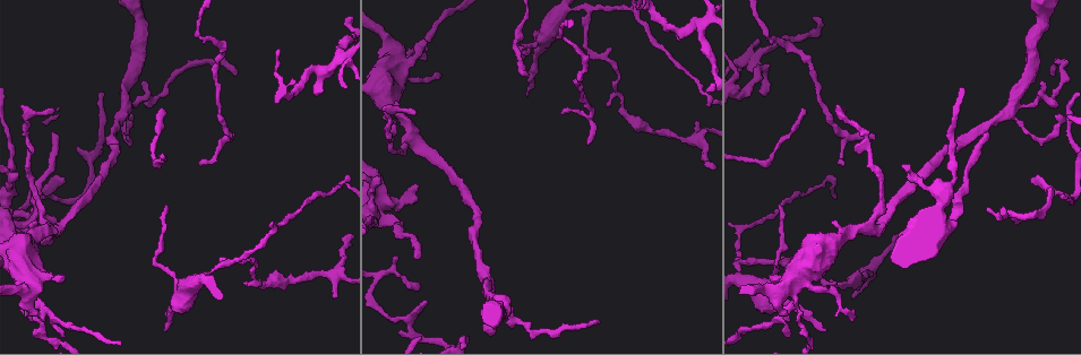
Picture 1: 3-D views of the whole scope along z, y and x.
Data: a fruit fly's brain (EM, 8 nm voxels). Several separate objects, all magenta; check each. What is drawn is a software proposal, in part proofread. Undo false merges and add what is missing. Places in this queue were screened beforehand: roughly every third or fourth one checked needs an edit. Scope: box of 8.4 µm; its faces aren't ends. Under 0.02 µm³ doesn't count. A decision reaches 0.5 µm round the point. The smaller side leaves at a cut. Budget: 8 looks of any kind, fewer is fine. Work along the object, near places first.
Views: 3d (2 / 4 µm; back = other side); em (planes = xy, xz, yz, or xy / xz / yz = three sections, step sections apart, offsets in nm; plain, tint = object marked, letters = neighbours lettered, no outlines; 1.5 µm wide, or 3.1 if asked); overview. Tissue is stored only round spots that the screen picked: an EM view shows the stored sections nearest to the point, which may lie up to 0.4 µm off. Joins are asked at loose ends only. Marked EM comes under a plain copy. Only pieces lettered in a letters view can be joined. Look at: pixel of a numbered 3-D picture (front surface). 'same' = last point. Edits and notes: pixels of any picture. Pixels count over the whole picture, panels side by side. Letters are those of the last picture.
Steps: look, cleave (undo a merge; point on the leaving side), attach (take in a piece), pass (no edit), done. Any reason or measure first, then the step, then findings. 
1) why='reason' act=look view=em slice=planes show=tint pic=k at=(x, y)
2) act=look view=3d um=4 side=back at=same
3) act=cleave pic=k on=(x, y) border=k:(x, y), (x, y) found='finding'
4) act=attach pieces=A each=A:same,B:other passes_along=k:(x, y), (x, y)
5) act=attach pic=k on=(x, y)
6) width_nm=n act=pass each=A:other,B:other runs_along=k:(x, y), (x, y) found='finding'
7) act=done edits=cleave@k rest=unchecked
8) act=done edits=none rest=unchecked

why='tapers out' act=look view=3d um=4 pic=1 at=(778, 206)

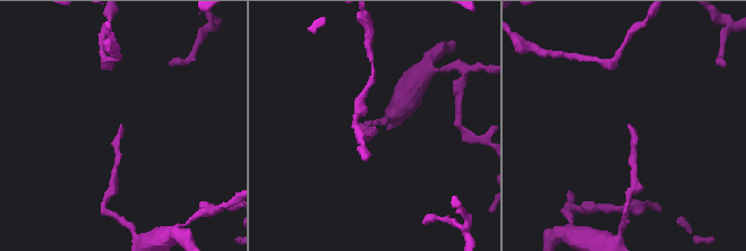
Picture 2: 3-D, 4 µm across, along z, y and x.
why='need the tissue' act=look view=em slice=xy step=8 show=letters pic=2 at=(121, 126)

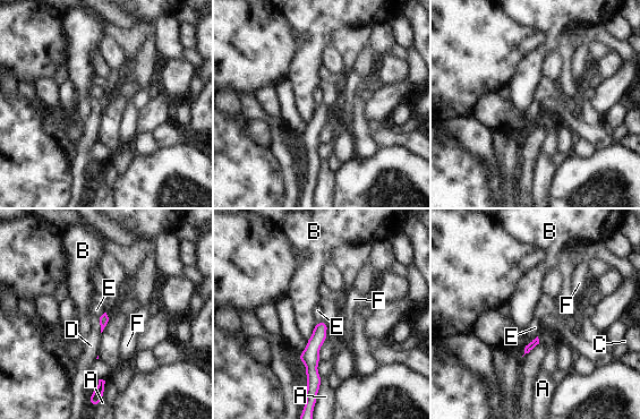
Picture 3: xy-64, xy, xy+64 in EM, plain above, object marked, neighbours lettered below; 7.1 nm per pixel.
why='cut it another way' act=look view=em slice=yz step=8 show=letters at=same

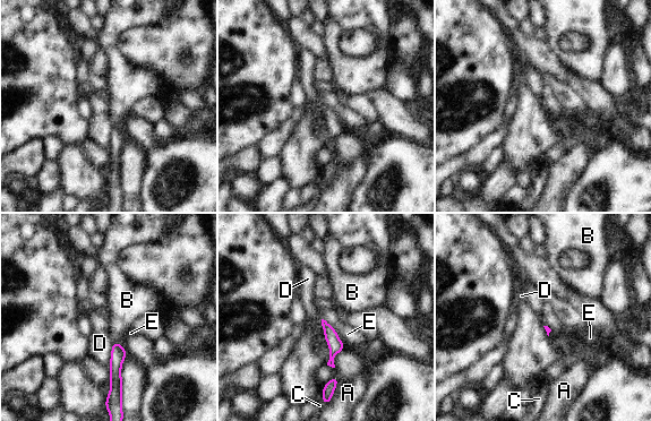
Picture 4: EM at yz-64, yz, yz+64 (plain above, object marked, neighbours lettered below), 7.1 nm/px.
act=pass each=A:other,B:other,C:other,D:other,E:other border=4:(322, 318), (333, 327), (344, 343) found='no lettered piece goes on from it'

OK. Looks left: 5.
why='thick turns thin' act=look view=em slice=yz step=8 show=tint pic=1 at=(621, 108)

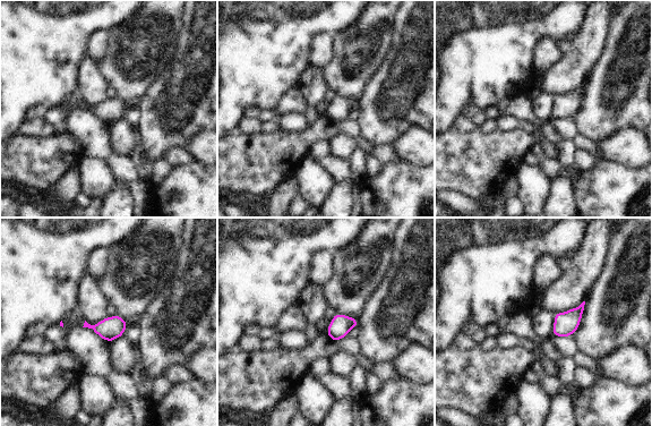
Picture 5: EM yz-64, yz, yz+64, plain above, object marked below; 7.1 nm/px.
act=look view=em slice=planes show=letters at=same

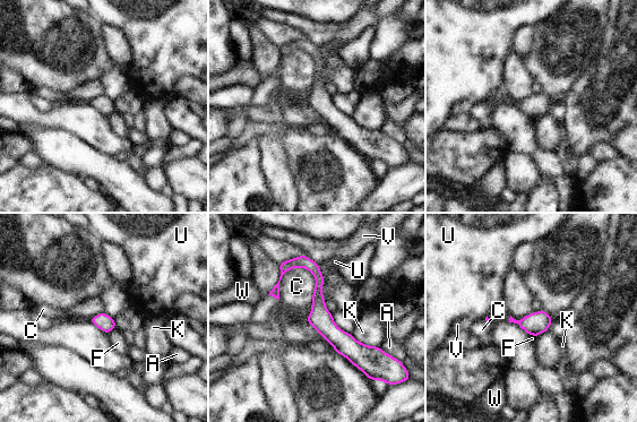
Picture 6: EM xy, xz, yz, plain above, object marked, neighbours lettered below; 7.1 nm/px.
width_nm=120 act=pass each=A:other,C:other,F:other,K:other,U:other,V:other,W:other border=6:(285, 272), (313, 276), (311, 304) found='continuous, no second neuron'

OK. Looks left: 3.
why='sharp bend' act=look view=em slice=xz step=4 show=tint pic=1 at=(587, 17)

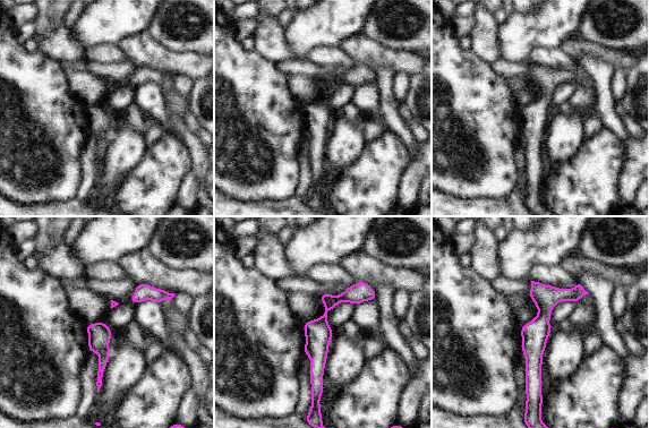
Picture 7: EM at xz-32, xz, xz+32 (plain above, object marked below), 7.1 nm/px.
act=look view=em slice=planes show=letters at=same

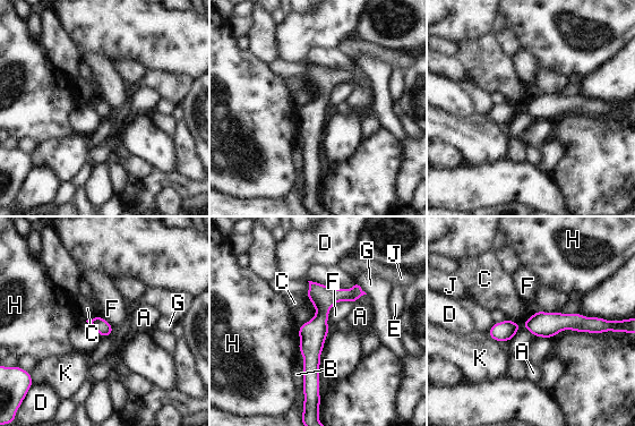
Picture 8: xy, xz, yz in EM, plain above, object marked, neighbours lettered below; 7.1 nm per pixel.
act=pass each=A:other,B:other,C:other,D:other,E:other,F:other,G:other,H:other,J:other,K:other runs_along=8:(357, 286), (323, 307), (312, 393) found='continuous, no second neuron'

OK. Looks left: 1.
act=done edits=none rest=unchecked

